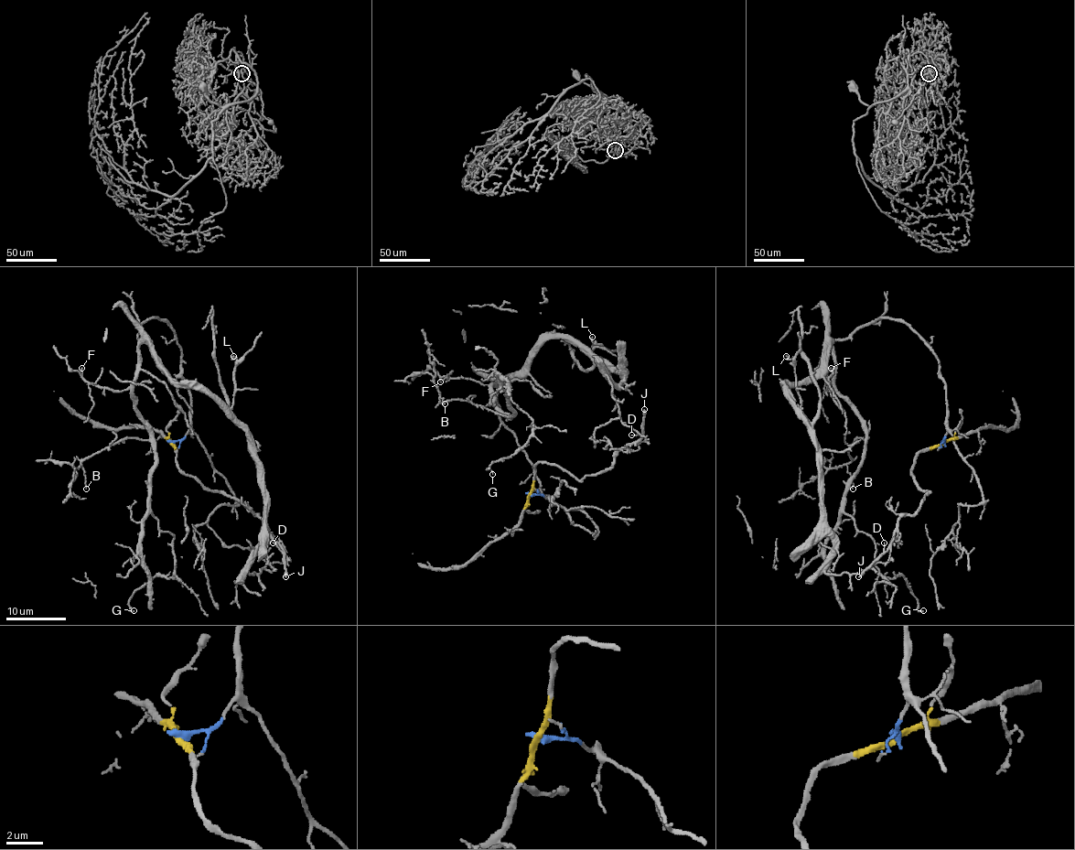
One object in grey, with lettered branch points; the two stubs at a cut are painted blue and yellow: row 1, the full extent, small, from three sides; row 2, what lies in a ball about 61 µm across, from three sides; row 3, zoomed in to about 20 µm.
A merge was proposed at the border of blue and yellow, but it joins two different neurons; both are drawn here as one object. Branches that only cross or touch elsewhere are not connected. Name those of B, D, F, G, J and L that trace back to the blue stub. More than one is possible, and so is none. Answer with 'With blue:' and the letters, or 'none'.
With blue: B, F, G, L

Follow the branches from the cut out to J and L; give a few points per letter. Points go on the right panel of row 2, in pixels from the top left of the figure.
J: (943, 442), (924, 448), (910, 469), (914, 481), (929, 491), (919, 508), (898, 521), (893, 543), (858, 577)
L: (943, 442), (939, 360), (903, 322), (875, 319), (837, 338), (828, 358), (790, 387), (800, 408), (786, 355)

